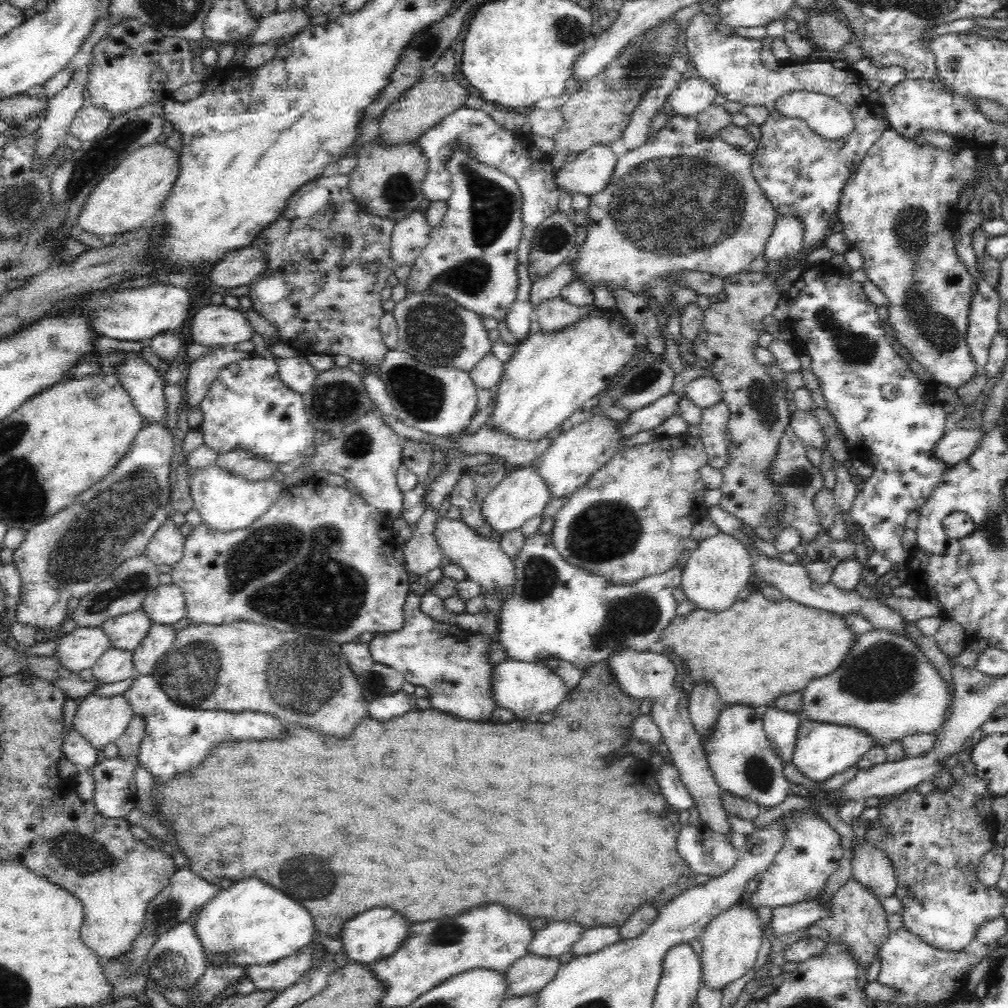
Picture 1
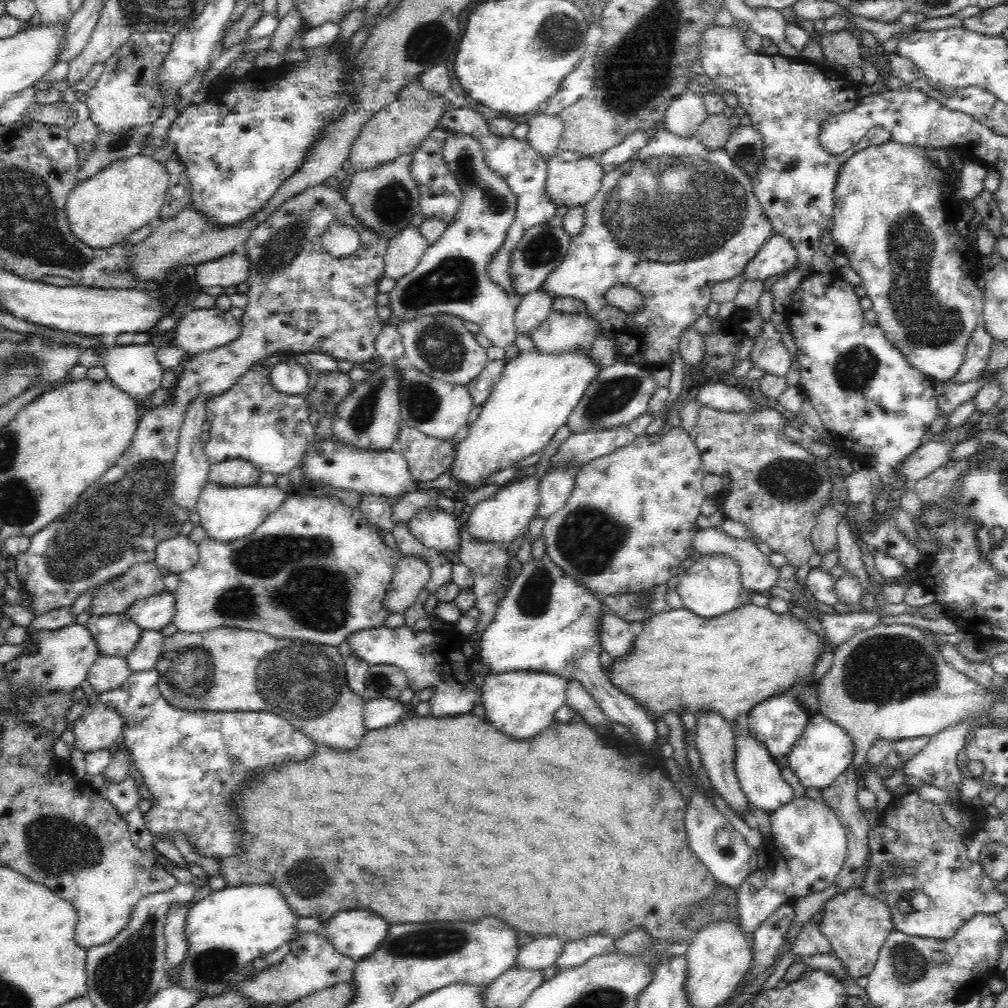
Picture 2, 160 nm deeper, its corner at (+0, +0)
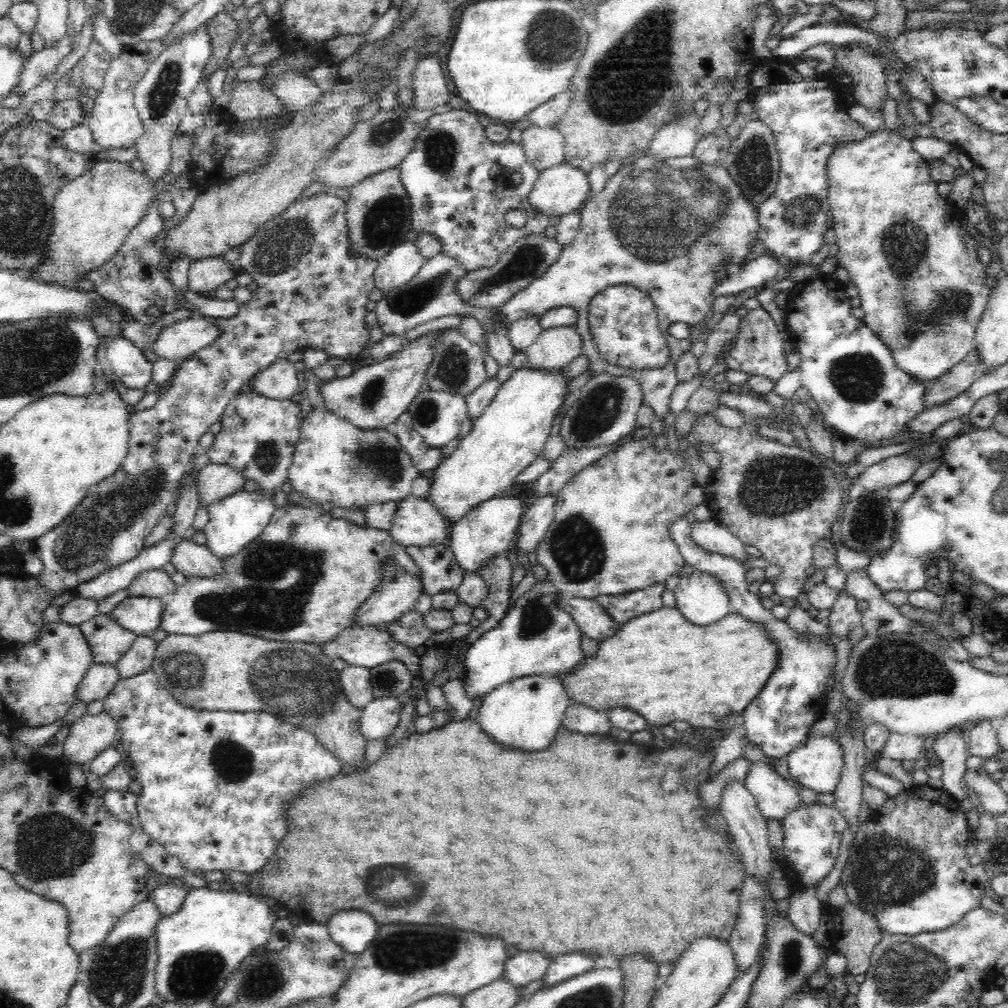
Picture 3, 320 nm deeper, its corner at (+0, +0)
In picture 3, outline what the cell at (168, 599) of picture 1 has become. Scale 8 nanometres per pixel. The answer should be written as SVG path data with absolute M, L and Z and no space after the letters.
M146 596L127 597L119 602L108 614L112 620L115 620L122 628L140 635L151 635L151 630L159 628L160 616L163 614L164 601L159 598Z

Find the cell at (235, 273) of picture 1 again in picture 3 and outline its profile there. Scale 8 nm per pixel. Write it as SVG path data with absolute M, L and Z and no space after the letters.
M224 257L194 260L188 268L188 287L200 295L211 295L220 284L232 280L239 272L237 265L226 264Z

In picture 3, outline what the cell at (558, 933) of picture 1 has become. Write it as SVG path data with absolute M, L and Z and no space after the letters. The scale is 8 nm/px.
M520 952L508 958L501 978L506 979L512 987L518 989L534 980L541 980L550 964L546 954L542 956L540 952Z

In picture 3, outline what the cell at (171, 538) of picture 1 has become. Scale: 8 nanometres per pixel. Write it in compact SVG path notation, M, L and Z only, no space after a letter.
M182 541L173 550L172 564L186 577L215 577L220 575L223 562L205 546L193 541Z

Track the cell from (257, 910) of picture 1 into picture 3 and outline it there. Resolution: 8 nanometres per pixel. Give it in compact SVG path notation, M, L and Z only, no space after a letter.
M207 888L191 889L187 892L181 908L175 915L161 915L155 927L157 962L155 967L156 1000L181 1005L213 1001L222 991L226 980L247 955L269 942L274 928L274 914L270 906L260 902L256 895L234 892L219 892Z

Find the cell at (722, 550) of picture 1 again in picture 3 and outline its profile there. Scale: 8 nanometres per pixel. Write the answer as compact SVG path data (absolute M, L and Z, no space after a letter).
M695 571L682 578L673 592L676 609L690 624L705 627L734 613L723 585L710 573Z

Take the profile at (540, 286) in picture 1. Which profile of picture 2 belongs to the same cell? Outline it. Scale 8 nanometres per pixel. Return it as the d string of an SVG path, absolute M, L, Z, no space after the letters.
M538 289L521 296L515 308L514 324L516 334L531 338L551 313L552 297L548 291Z

